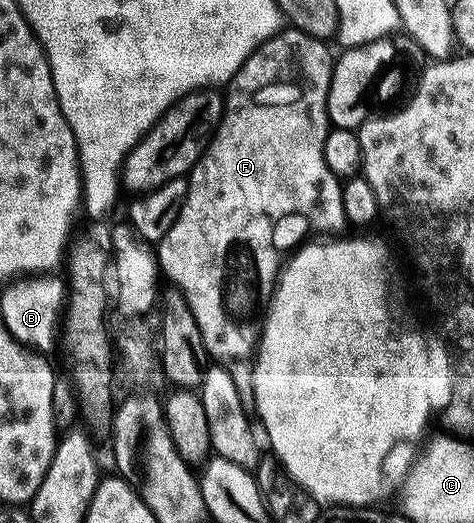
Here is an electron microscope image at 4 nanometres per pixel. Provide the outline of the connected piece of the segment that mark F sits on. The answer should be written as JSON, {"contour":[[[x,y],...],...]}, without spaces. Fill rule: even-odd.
{"contour":[[[283,29],[274,35],[264,45],[255,47],[254,52],[240,65],[240,69],[230,78],[230,82],[224,91],[224,106],[222,108],[222,120],[214,128],[206,150],[202,153],[202,158],[190,168],[188,172],[188,182],[186,184],[186,200],[182,202],[182,208],[178,210],[176,221],[172,229],[164,238],[158,240],[156,250],[156,263],[167,275],[169,282],[181,289],[182,296],[186,298],[186,304],[192,309],[196,317],[196,325],[202,334],[203,348],[214,359],[219,356],[234,357],[241,360],[243,355],[251,354],[256,343],[256,319],[254,314],[259,314],[264,300],[271,294],[276,276],[280,271],[280,259],[274,256],[274,234],[278,231],[278,223],[284,230],[290,231],[294,227],[294,215],[302,219],[305,215],[310,215],[310,223],[322,233],[334,233],[337,227],[347,226],[348,220],[344,213],[342,204],[342,183],[339,176],[328,169],[328,161],[324,161],[324,141],[328,130],[328,120],[326,117],[326,102],[328,101],[328,89],[330,88],[330,75],[334,71],[334,59],[325,42],[320,39],[313,39],[310,35],[297,29]]]}

